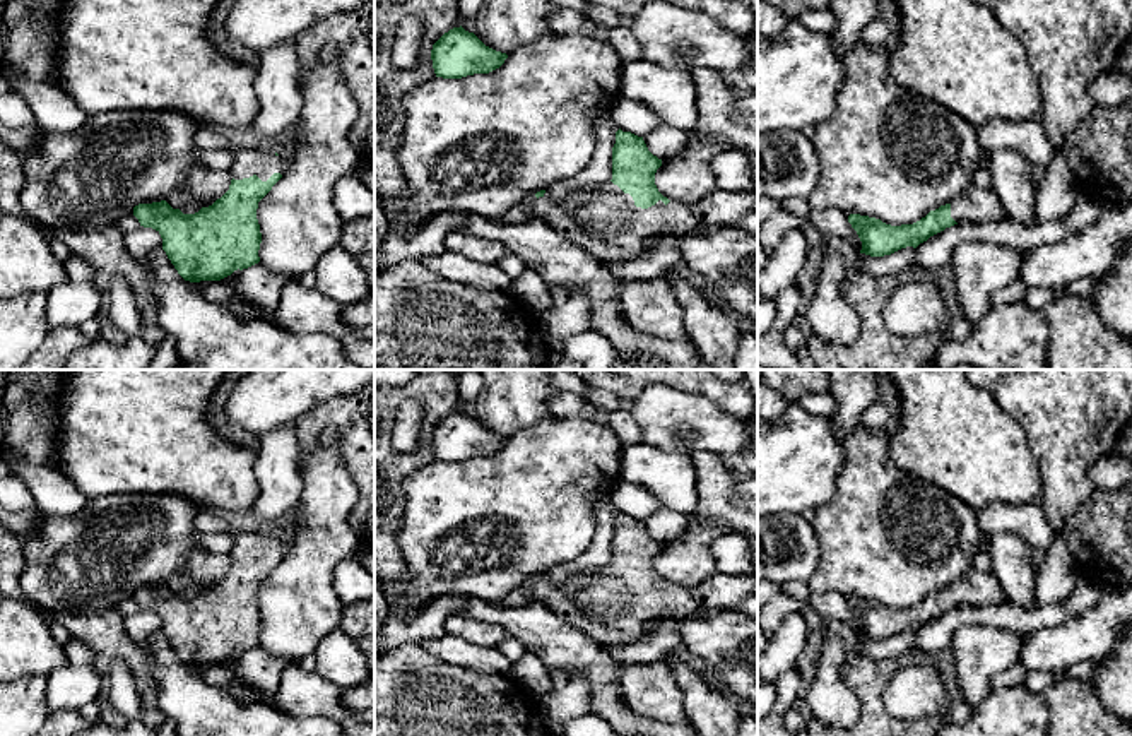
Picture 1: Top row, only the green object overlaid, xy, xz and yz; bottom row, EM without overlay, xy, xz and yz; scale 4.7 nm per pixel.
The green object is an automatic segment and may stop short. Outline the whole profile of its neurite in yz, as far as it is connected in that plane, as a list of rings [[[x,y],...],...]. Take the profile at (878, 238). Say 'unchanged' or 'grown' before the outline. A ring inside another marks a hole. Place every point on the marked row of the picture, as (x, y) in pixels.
grown | [[[971,187],[952,204],[930,211],[913,224],[891,226],[881,219],[860,214],[850,214],[848,223],[862,241],[860,253],[884,257],[906,246],[917,248],[930,236],[961,223],[963,219],[971,221],[976,214],[987,221],[1007,217],[999,199],[990,190]]]

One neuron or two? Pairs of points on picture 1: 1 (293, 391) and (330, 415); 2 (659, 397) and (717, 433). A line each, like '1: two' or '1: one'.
1: two
2: one

